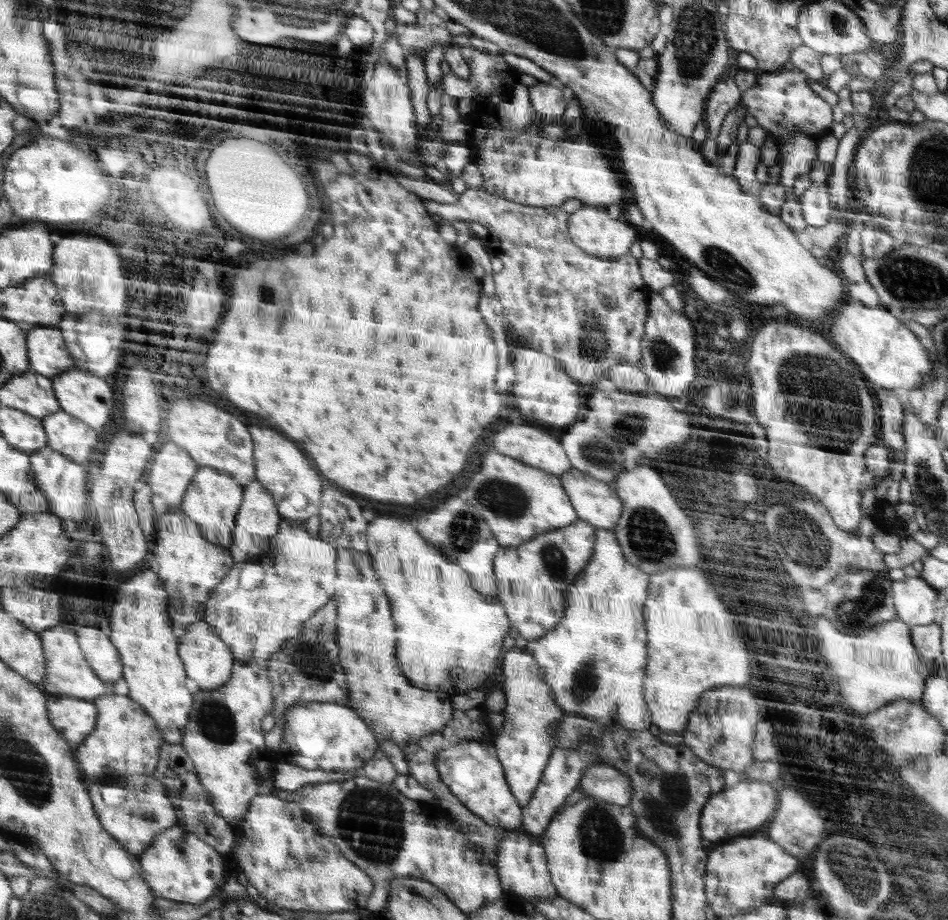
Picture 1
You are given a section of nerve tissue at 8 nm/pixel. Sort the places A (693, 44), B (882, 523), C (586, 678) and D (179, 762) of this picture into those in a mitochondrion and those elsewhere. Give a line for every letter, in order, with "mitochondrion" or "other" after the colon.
A: mitochondrion
B: other
C: mitochondrion
D: other

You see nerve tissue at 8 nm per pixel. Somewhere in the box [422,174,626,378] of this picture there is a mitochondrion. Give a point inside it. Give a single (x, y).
(593, 343)

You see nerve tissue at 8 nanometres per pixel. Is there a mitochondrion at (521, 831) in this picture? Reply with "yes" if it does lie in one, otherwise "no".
no

